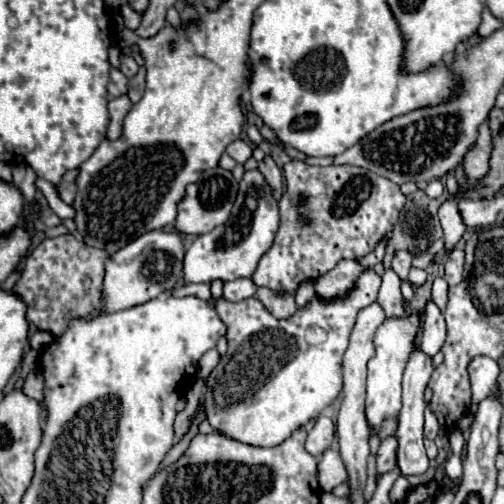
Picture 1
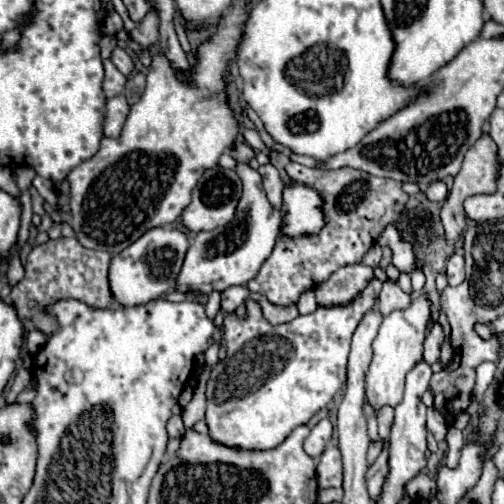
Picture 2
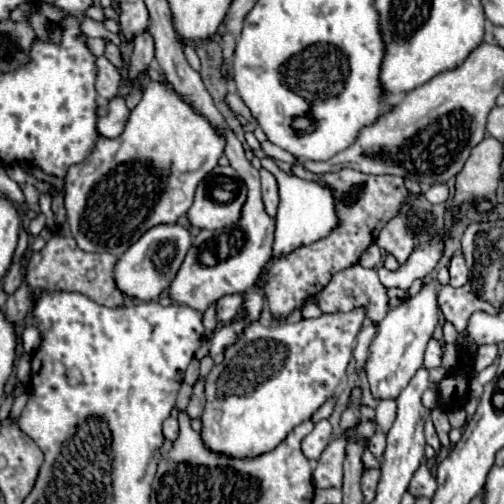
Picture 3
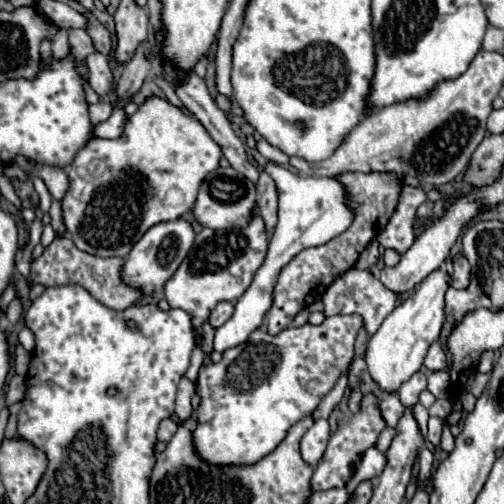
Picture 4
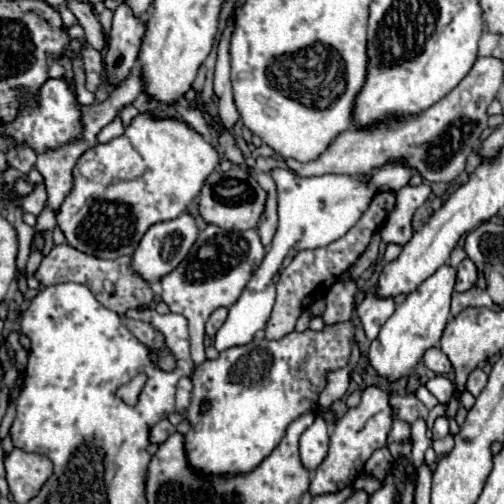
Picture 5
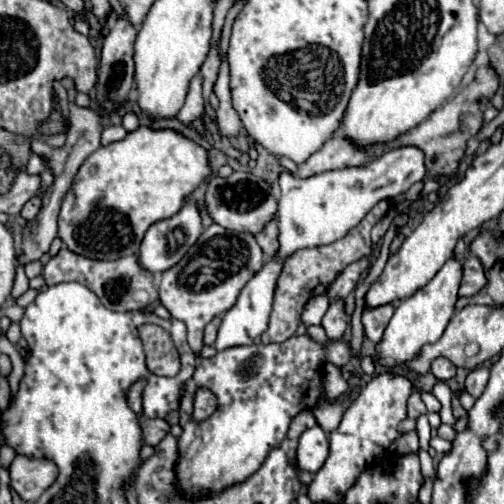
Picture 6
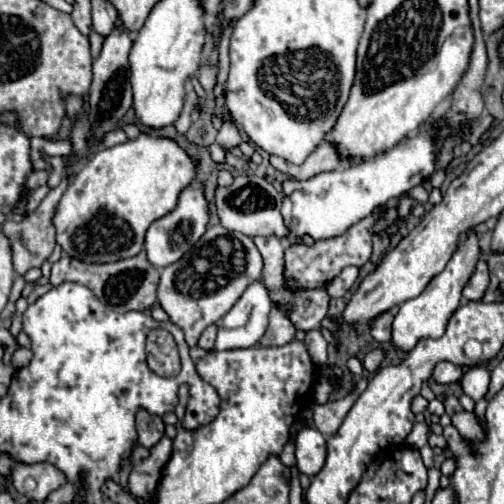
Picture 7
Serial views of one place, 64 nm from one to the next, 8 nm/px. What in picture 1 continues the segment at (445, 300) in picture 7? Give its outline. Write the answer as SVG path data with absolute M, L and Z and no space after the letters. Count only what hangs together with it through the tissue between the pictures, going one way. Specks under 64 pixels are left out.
M412 312L402 318L398 316L386 318L376 332L376 338L374 338L376 356L368 362L368 384L366 384L366 418L368 418L368 424L372 424L376 430L382 420L396 418L396 412L400 412L402 374L410 360L410 354L418 350L416 338L418 338L420 324L422 324L422 312Z

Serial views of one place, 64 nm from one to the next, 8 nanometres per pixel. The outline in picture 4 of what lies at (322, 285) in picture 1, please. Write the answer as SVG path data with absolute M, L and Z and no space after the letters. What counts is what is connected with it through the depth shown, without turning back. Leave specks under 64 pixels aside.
M350 268L334 280L334 284L328 288L328 292L324 292L322 302L324 302L324 316L326 318L336 316L336 314L360 314L368 336L374 336L376 330L380 328L380 324L384 322L384 318L394 310L396 294L388 292L374 274L370 274L366 270Z

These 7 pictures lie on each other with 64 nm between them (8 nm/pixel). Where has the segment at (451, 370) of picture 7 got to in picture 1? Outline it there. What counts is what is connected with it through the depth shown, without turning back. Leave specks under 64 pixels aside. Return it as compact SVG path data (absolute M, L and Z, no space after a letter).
M428 302L424 310L424 324L422 324L422 338L420 338L420 350L434 358L446 340L446 322L440 314L438 306L434 302Z

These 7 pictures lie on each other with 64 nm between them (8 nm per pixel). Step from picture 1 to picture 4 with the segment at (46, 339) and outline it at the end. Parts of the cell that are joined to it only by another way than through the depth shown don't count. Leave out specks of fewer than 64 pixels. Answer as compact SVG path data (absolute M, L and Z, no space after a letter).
M27 327L23 328L18 334L18 341L28 352L34 350L35 338L32 331Z

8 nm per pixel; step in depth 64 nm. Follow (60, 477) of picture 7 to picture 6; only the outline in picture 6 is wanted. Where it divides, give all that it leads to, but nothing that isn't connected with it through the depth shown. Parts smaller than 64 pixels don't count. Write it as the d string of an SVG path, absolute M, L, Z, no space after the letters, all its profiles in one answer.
M16 456L10 464L12 488L26 502L36 502L58 478L58 466L50 460L32 460L26 456Z

